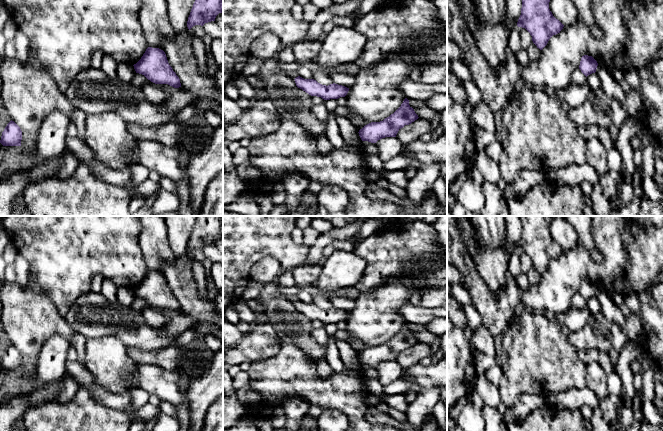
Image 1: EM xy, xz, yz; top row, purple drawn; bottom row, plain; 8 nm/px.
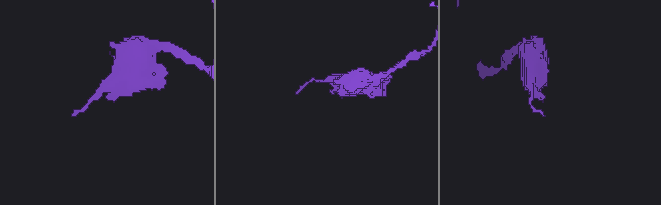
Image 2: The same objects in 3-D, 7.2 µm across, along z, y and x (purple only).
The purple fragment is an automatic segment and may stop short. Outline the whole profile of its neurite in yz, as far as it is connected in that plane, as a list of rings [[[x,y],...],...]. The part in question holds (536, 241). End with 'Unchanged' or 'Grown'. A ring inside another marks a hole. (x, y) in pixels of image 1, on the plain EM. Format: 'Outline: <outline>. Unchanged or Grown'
Outline: [[[520,216],[522,232],[517,250],[530,257],[533,267],[540,274],[564,251],[549,233],[552,219],[551,216]]]. Unchanged

